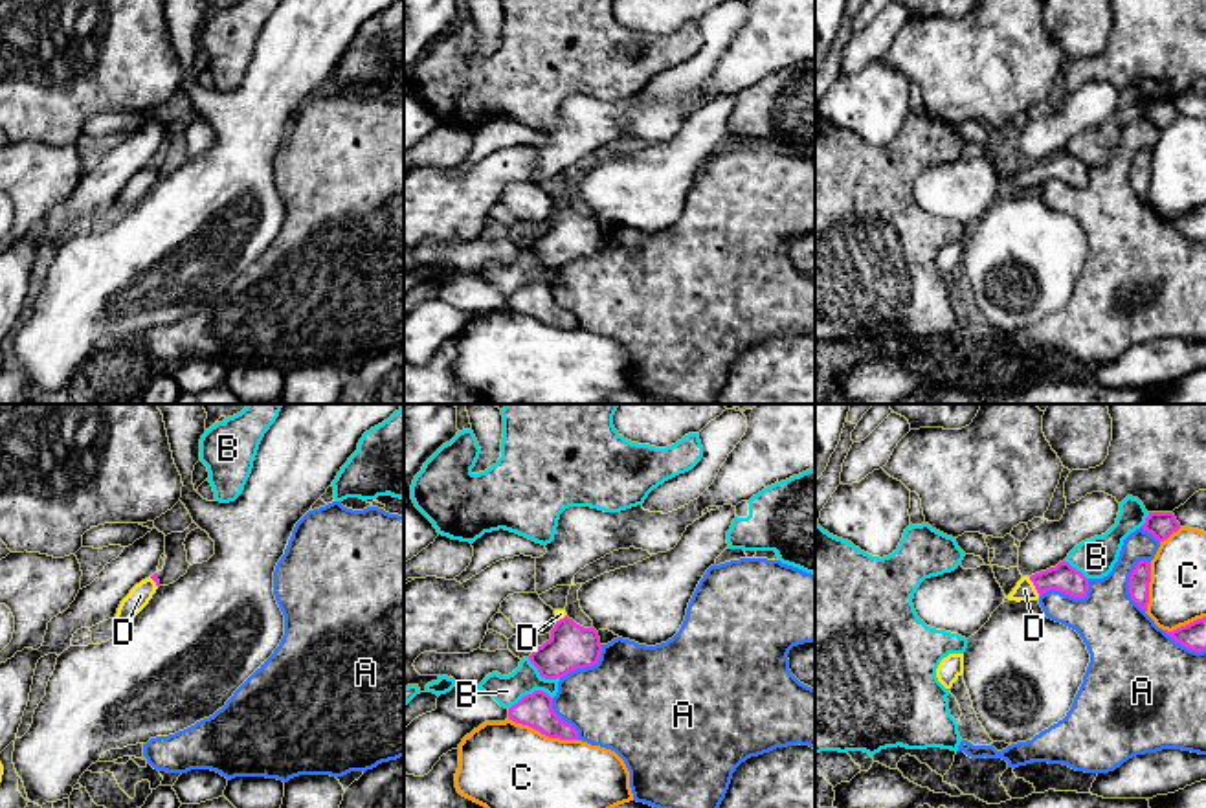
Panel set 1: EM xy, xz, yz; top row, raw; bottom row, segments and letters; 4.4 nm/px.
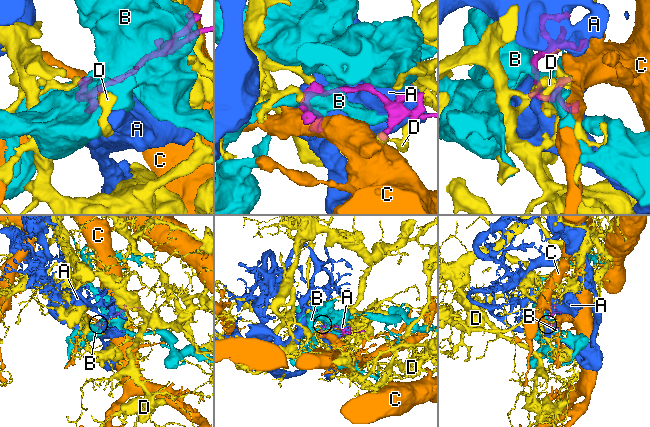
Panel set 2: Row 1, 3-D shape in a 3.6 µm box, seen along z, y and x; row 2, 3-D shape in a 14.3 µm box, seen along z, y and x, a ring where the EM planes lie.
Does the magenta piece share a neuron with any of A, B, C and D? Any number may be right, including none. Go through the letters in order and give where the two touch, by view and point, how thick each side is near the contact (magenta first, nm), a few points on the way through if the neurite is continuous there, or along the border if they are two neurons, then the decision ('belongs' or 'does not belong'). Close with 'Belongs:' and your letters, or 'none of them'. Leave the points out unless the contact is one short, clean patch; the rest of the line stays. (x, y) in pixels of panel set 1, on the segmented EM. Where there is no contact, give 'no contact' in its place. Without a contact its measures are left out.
A: yz (1071, 595) | 120/300 nm | does not belong
B: xz (529, 695) | 150/140 nm | does not belong
C: xz (544, 733) | 150/380 nm | does not belong
D: yz (1034, 584) | 120/90 nm | across yz (1063, 577), (1034, 584), (1025, 590) | belongs
Belongs: D

